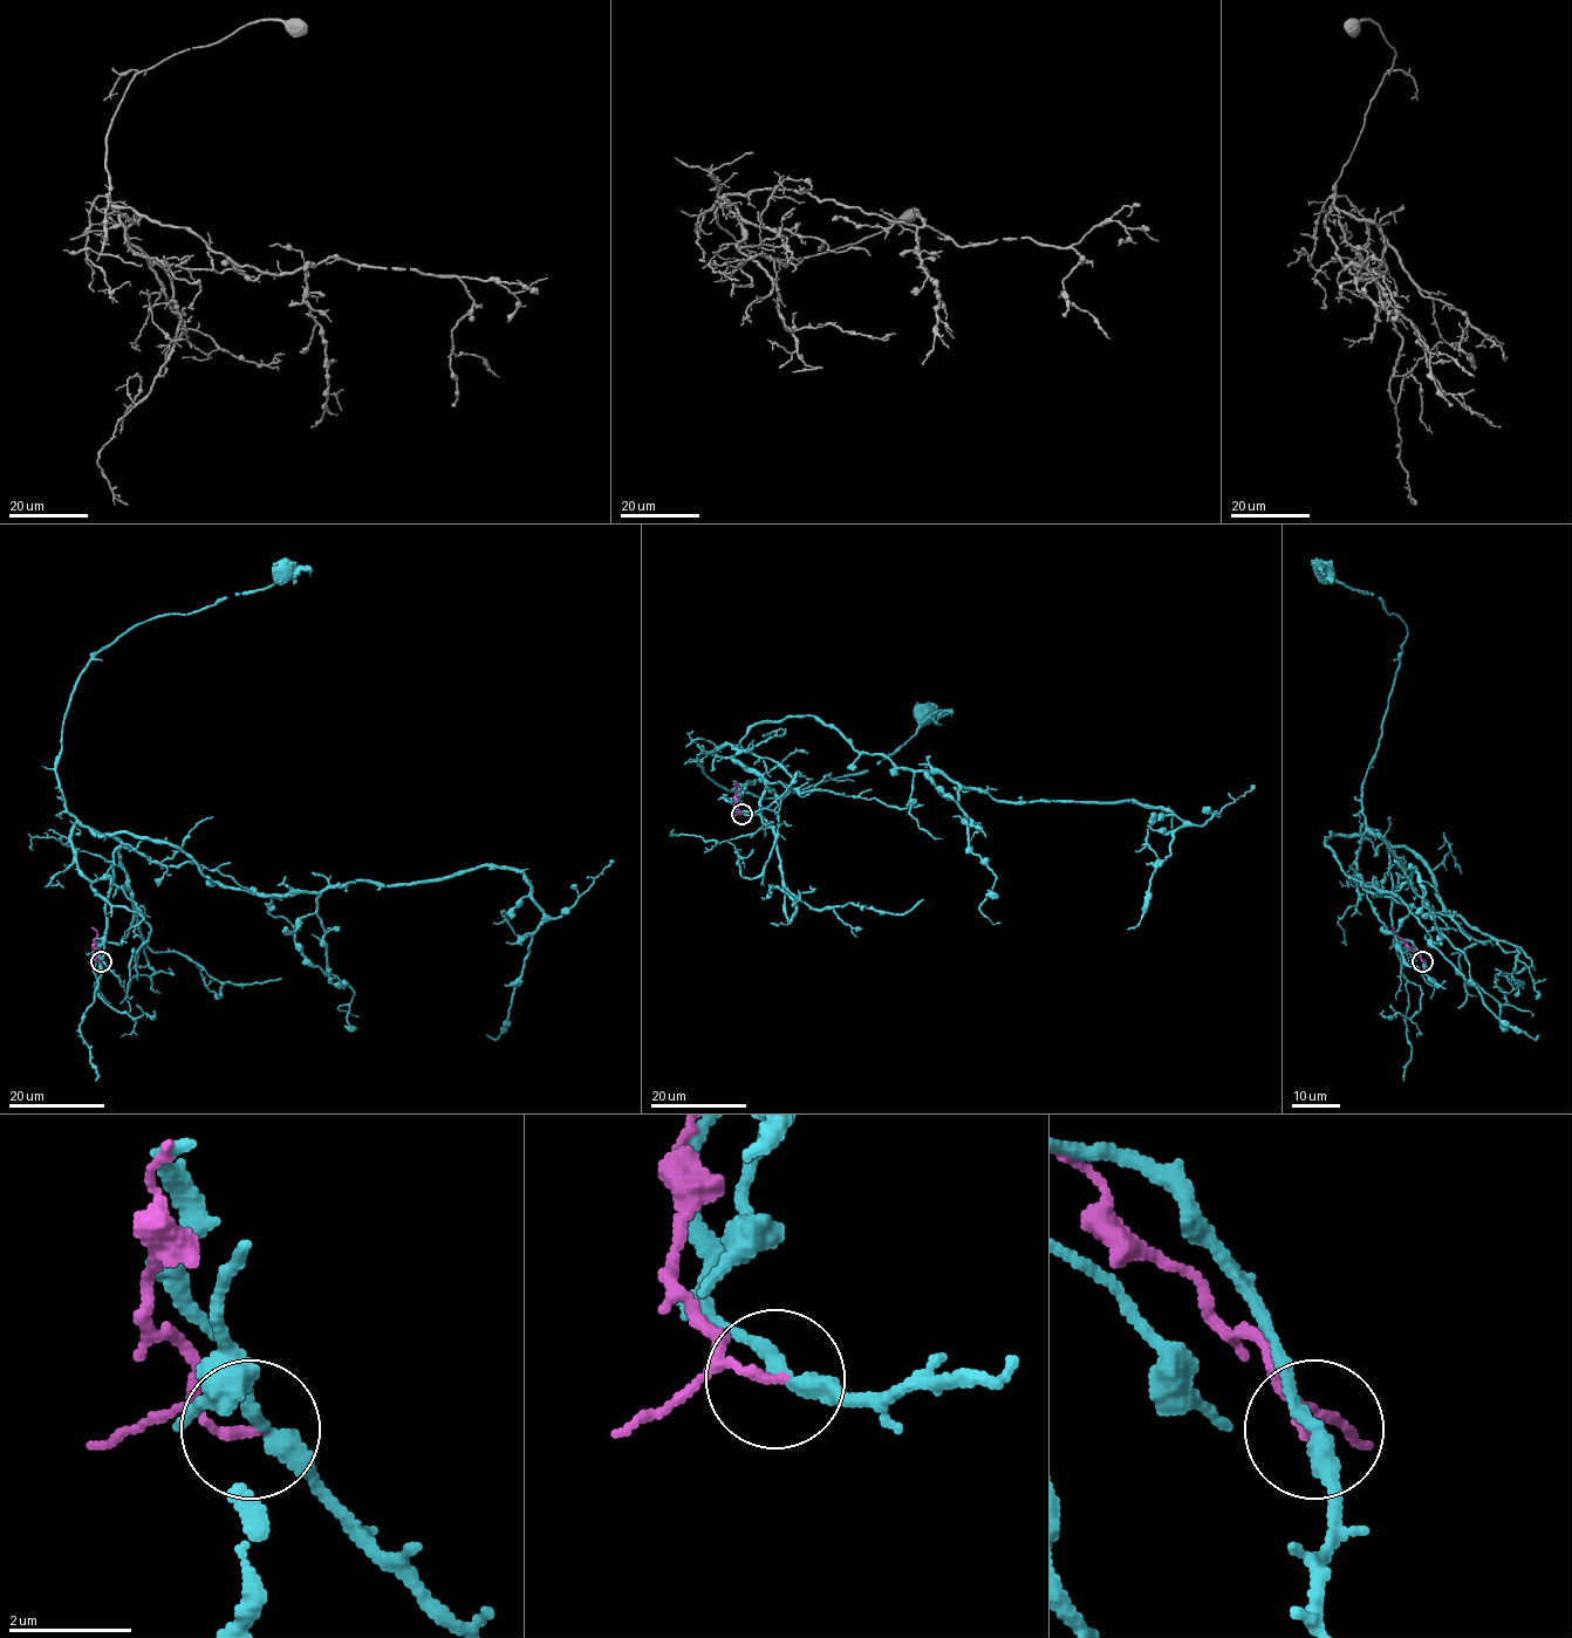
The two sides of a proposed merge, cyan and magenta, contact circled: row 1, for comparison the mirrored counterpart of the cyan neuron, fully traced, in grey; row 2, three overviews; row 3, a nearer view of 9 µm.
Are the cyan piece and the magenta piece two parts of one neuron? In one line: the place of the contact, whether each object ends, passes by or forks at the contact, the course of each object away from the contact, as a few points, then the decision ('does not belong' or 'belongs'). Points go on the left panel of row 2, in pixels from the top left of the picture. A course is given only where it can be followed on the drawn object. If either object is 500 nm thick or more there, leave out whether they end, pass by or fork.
(101, 961) | cyan passes by | magenta passes by | cyan via (102, 961), (95, 940), (120, 843), (82, 827), (56, 774), (79, 674), (136, 626), (264, 590), (282, 573) | magenta via (101, 961), (94, 952), (97, 931), (91, 927) | does not belong

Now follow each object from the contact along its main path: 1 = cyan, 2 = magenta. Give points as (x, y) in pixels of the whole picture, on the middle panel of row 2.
1: (743, 814), (737, 792), (761, 778), (701, 753), (720, 787), (777, 797), (868, 772), (924, 714)
2: (742, 814), (735, 806), (738, 785), (733, 785)

